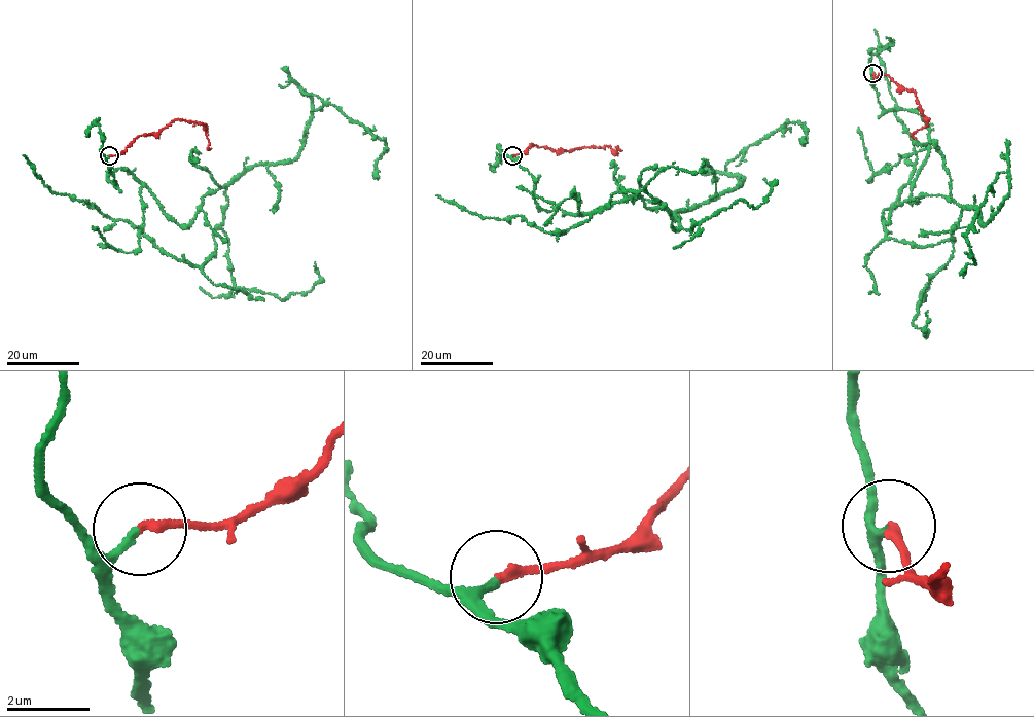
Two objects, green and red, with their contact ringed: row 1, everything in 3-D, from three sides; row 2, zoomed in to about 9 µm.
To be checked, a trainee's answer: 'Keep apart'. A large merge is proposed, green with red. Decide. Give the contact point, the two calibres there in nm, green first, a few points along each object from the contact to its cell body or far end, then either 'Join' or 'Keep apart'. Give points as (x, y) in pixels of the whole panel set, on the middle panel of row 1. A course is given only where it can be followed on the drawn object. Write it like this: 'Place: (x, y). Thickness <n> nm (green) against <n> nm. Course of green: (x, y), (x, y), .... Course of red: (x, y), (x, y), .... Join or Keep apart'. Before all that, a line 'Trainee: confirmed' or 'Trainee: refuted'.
Trainee: refuted
Place: (512, 155). Thickness 170 nm (green) against 200 nm. Course of green: (512, 155), (547, 211), (583, 215), (636, 195), (680, 227), (643, 190), (613, 194), (558, 235), (436, 195). Course of red: (512, 155), (524, 153), (531, 145), (555, 151), (606, 145), (616, 154), (616, 147), (621, 151). Join

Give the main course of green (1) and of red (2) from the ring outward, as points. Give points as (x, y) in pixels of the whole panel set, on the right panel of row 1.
1: (872, 73), (883, 109), (925, 118), (910, 199), (961, 207), (954, 239), (885, 235), (916, 156), (875, 30)
2: (872, 73), (877, 78), (880, 74), (888, 76), (901, 90), (916, 94), (926, 124), (912, 134), (916, 139)

